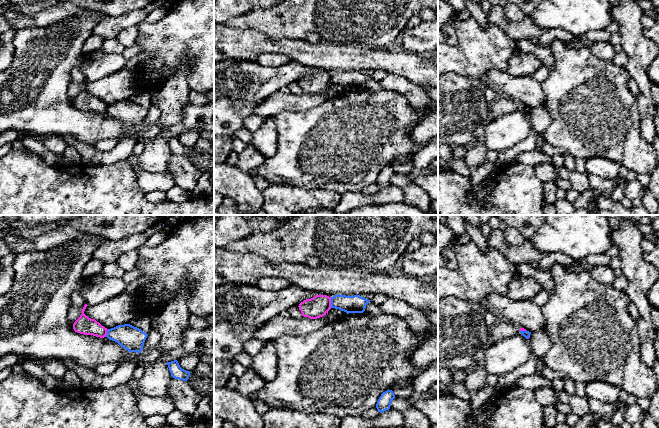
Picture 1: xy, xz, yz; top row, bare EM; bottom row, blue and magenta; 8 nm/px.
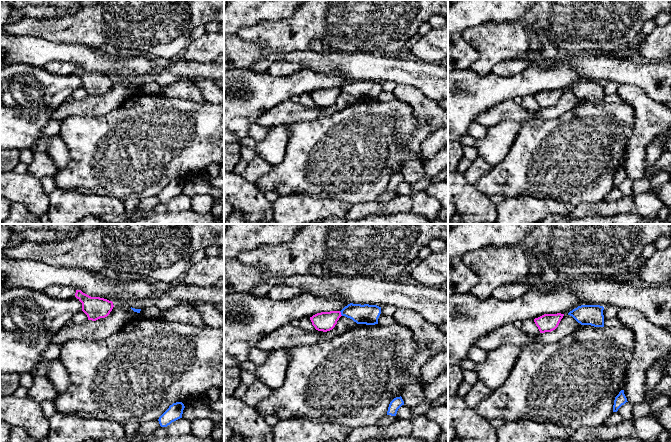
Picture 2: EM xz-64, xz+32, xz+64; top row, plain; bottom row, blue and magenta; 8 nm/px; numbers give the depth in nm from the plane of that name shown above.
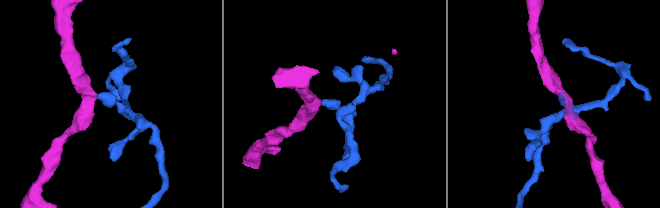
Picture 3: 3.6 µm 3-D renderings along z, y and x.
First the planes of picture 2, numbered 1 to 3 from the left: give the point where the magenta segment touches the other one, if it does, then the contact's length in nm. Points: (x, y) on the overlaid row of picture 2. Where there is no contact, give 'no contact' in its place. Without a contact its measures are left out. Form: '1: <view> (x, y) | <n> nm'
1: no contact
2: xz+32 (341, 313) | 50 nm
3: no contact

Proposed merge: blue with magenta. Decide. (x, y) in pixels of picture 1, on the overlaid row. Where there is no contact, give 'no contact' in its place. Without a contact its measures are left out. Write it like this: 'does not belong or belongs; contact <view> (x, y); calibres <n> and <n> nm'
does not belong; contact xz (331, 302); calibres 140 and 170 nm

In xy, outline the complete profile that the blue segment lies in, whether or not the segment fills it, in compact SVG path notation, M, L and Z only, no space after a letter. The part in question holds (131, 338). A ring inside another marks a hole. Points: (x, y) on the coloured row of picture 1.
M130 324L108 329L106 337L117 342L129 352L141 353L148 334Z

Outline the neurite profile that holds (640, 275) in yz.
M622 219L620 227L612 232L611 238L619 250L620 268L627 280L625 292L639 312L636 326L640 340L641 361L647 367L653 368L656 360L654 351L656 330L652 323L652 306L647 293L658 279L659 272L644 259L642 241L645 237L638 229L637 223L634 220Z

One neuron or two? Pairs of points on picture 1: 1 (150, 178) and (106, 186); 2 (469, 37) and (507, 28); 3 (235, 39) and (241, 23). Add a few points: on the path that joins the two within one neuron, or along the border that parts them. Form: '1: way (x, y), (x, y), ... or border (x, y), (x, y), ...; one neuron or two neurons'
1: border (126, 160), (136, 174), (137, 184), (145, 192); two neurons
2: border (490, 23), (499, 27), (515, 40); two neurons
3: border (225, 23), (231, 27), (256, 29), (262, 34); two neurons

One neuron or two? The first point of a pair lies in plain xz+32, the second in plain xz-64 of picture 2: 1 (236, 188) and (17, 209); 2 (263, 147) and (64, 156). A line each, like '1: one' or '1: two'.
1: two
2: one

